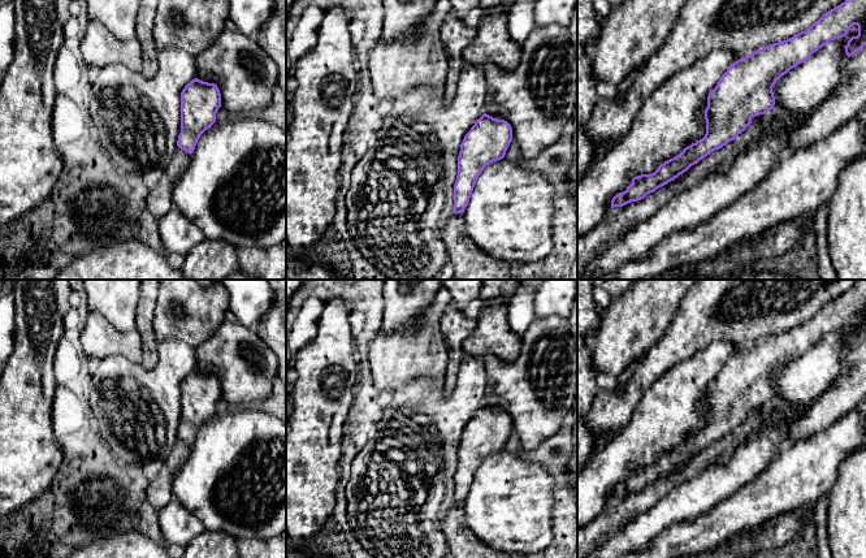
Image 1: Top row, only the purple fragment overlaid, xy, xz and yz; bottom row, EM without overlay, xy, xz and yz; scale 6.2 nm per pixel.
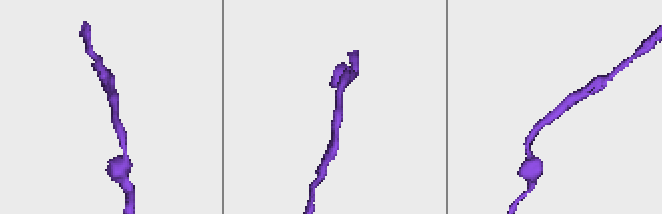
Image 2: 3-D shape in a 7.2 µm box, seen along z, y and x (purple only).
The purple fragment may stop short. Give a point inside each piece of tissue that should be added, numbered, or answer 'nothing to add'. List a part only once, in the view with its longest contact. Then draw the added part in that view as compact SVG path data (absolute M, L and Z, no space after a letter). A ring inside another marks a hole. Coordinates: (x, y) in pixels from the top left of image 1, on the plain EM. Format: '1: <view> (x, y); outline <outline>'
nothing to add

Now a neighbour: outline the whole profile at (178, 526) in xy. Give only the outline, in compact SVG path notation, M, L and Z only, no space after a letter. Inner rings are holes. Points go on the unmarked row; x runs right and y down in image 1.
M176 498L159 510L159 525L164 545L183 548L205 531L202 522Z

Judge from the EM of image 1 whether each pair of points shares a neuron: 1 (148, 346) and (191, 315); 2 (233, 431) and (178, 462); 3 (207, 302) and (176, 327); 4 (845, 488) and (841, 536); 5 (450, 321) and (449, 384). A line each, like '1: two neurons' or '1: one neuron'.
1: two neurons
2: two neurons
3: one neuron
4: one neuron
5: one neuron

